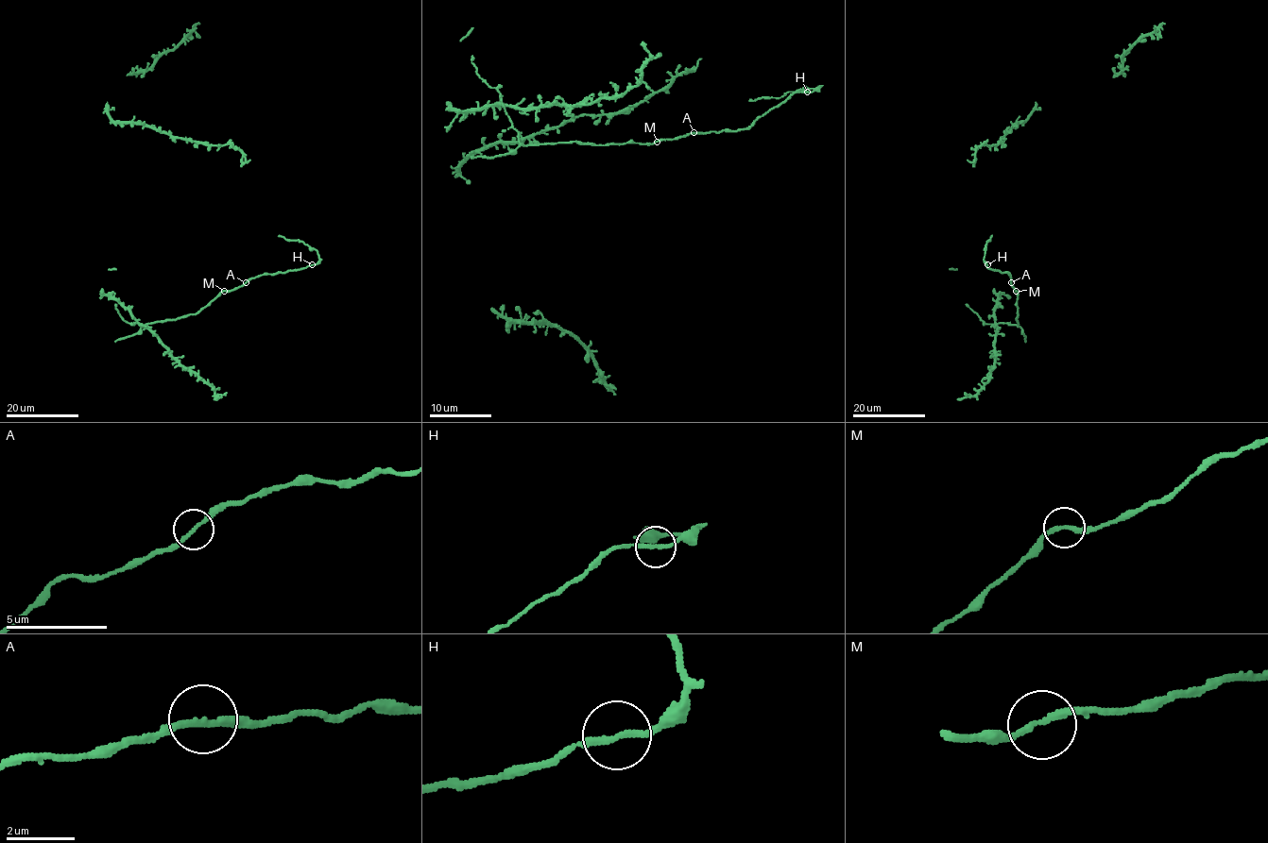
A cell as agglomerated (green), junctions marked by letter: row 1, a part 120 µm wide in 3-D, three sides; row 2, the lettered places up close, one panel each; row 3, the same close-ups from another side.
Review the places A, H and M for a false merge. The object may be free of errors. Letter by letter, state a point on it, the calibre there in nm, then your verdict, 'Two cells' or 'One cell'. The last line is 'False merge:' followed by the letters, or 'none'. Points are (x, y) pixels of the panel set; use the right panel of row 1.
A: Place: (1011, 282). Thickness 180 nm. One cell
H: Place: (987, 264). Thickness 200 nm. Two cells
M: Place: (1016, 291). Thickness 200 nm. One cell
False merge: H

